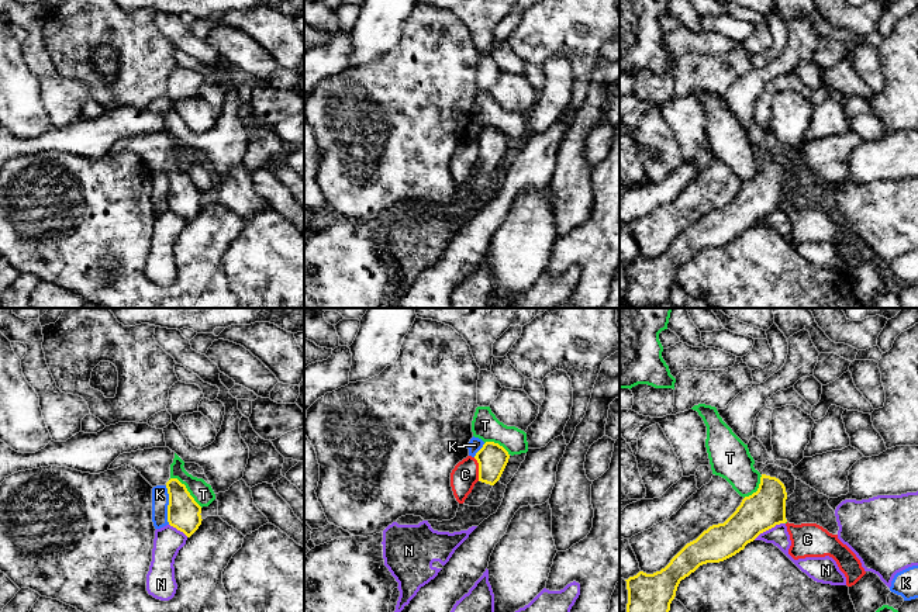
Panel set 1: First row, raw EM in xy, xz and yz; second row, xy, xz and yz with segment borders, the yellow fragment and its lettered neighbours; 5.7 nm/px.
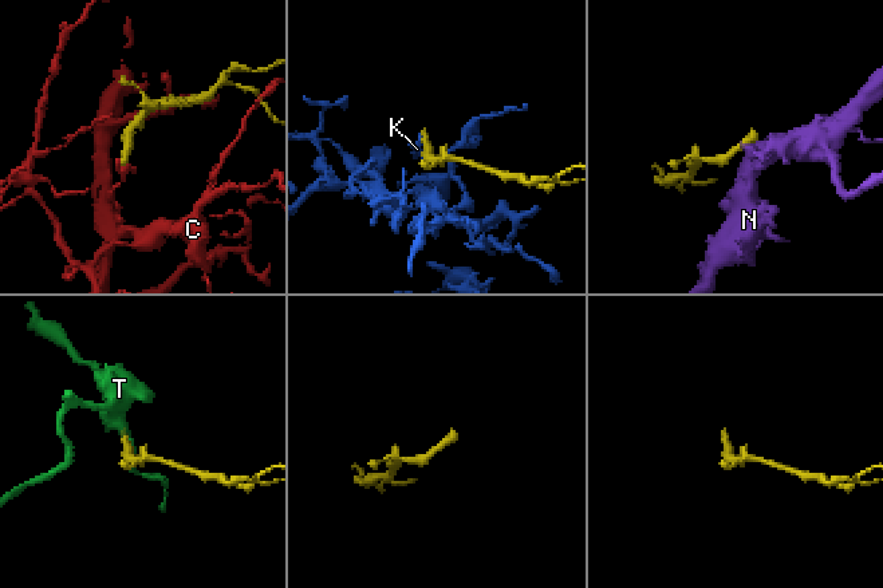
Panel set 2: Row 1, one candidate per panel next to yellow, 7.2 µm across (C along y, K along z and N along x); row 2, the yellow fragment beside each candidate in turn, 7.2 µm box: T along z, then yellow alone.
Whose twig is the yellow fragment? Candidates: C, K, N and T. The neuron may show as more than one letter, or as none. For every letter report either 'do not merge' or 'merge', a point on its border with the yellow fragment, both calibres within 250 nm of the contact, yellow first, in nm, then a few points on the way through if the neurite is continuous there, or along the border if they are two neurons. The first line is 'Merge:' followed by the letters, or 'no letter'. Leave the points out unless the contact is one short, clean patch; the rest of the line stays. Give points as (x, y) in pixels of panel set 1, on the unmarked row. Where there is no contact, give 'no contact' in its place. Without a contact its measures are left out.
Merge: no letter
C: do not merge; contact xz (479, 154); calibres 170 and 150 nm; border xz (473, 142), (478, 148), (479, 165)
K: do not merge; contact xy (168, 190); calibres 190 and 100 nm; border xy (165, 170), (169, 208)
N: do not merge; contact yz (769, 213); calibres 220 and 110 nm; border yz (784, 207), (776, 208), (753, 224)
T: do not merge; contact xy (186, 173); calibres 190 and 120 nm; border xy (169, 163), (178, 163), (202, 192)

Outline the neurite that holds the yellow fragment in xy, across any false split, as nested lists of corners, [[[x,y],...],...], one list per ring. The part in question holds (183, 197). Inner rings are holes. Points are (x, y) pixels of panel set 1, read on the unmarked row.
[[[177,163],[166,167],[169,179],[168,207],[190,222],[201,210],[201,191]]]

